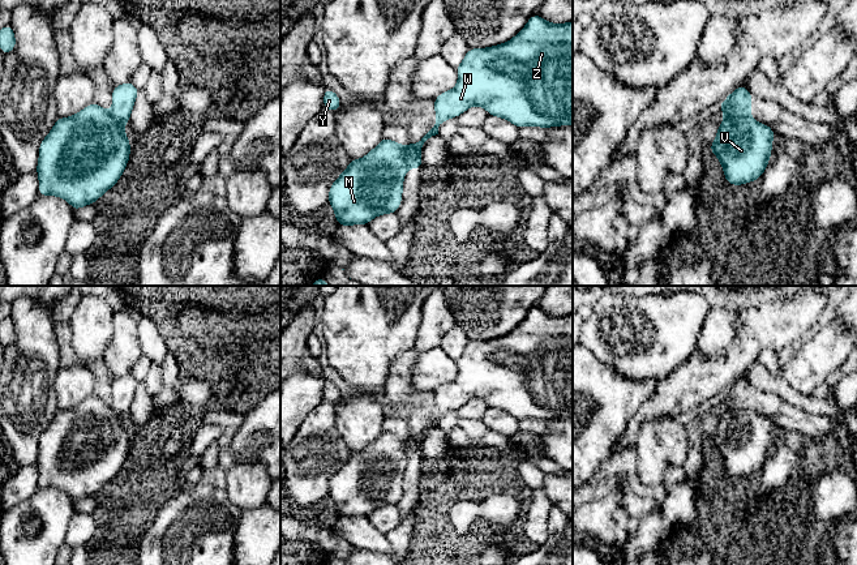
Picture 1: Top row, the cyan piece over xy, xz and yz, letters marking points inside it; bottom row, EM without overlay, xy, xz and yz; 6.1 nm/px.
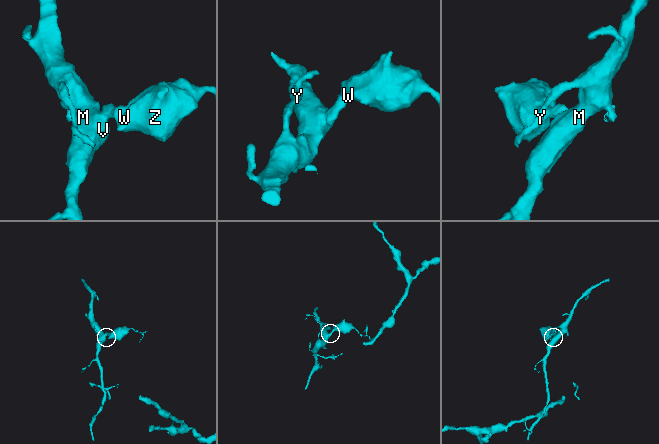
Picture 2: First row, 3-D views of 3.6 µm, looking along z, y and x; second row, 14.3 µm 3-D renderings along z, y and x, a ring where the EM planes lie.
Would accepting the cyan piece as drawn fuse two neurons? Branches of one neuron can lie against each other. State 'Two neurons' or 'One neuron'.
Two neurons

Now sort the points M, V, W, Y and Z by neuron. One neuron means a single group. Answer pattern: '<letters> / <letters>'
M V Y / W Z

